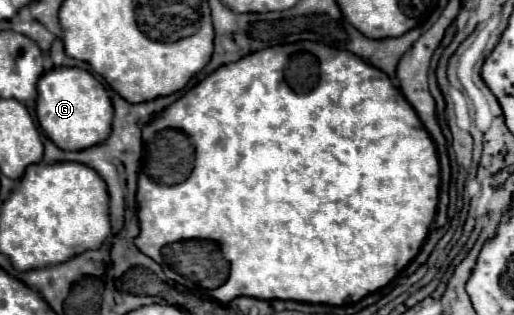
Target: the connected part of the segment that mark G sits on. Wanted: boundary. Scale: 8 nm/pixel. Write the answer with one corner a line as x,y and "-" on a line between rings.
52,68
40,76
36,118
44,134
62,150
84,150
104,142
112,130
112,102
106,88
82,68

